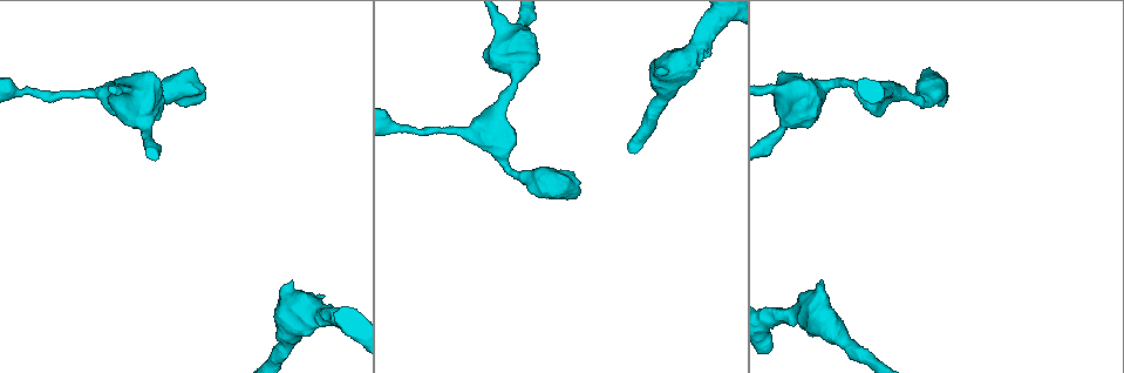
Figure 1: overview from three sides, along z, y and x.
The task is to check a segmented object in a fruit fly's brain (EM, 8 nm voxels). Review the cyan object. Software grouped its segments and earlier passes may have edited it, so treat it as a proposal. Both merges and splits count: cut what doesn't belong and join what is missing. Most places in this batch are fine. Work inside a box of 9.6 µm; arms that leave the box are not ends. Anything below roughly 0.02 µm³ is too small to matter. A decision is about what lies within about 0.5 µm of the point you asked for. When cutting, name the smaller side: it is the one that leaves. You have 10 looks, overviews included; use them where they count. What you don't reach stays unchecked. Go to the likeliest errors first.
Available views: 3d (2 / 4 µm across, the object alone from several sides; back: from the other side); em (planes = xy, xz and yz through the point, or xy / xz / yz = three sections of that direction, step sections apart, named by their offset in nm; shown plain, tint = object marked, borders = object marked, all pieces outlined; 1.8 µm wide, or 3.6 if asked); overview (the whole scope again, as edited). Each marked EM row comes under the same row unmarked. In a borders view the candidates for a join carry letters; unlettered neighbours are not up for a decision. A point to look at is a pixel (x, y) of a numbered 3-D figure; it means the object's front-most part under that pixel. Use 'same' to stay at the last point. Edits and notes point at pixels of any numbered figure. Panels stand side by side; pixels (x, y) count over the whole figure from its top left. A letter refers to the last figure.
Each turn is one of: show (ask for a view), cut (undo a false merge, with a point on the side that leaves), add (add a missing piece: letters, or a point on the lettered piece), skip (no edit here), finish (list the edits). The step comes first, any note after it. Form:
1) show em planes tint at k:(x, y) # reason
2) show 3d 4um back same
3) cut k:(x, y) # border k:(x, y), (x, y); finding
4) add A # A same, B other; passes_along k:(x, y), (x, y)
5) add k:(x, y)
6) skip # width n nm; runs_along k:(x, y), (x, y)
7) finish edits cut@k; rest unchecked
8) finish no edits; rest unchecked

show em planes borders at 1:(205, 98) # long arm stops here

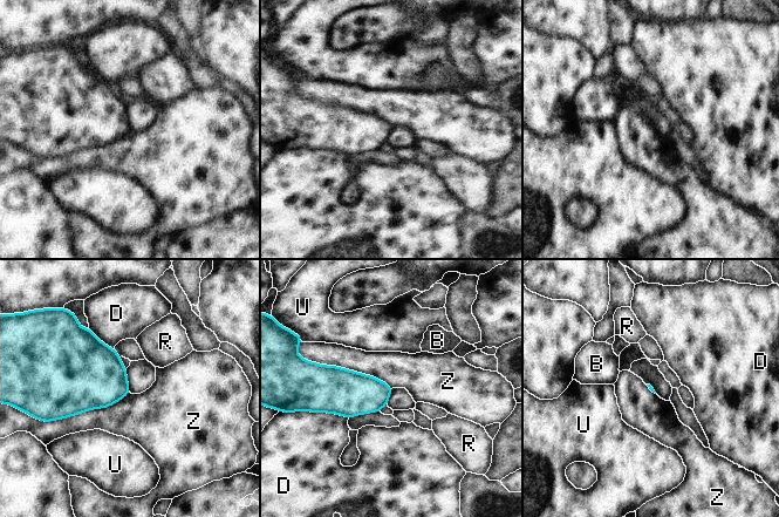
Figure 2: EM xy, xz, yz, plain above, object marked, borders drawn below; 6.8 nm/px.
skip # B other, D other, R other, U other, Z other; border 2:(315, 362), (373, 375), (391, 388); no lettered piece goes on from it

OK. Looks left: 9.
show em planes borders at 1:(502, 156) # calibre changes

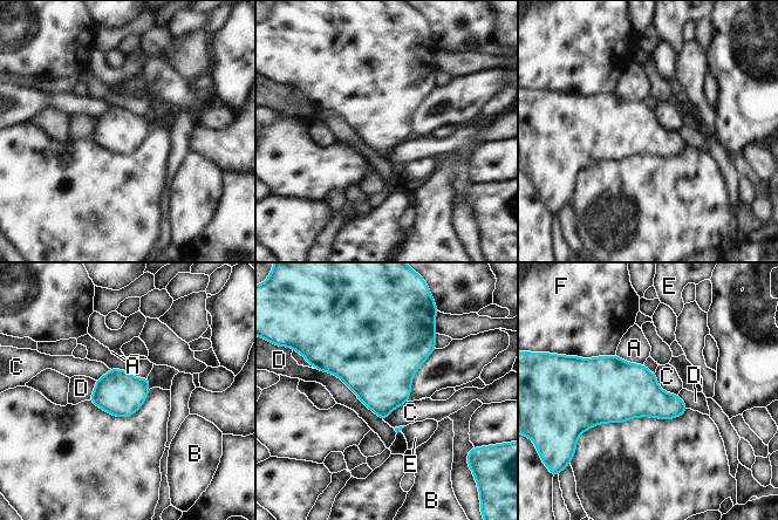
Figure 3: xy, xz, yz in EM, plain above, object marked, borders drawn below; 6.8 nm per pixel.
skip # A other, B other, C other, D other, E other, F other; border 3:(654, 373), (657, 384), (677, 396); continuous, no second neuron

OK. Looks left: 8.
show em planes tint at 1:(390, 128) # sudden change in width

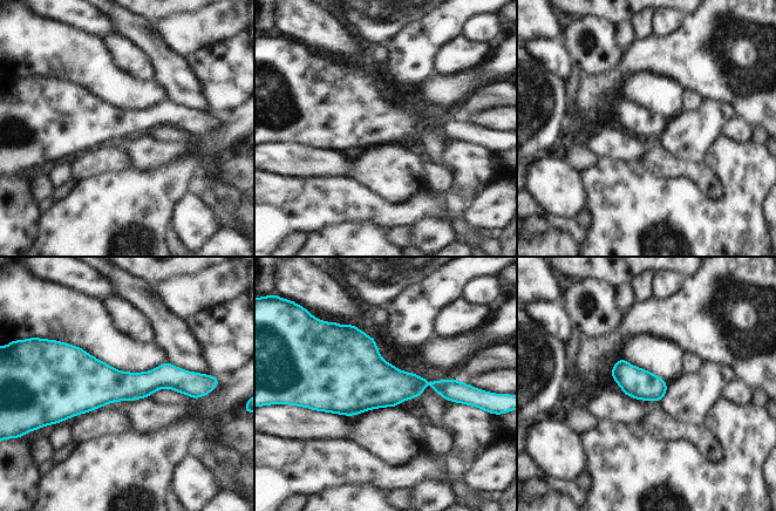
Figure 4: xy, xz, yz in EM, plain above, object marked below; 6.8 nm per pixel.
show em planes borders same # what lies round it

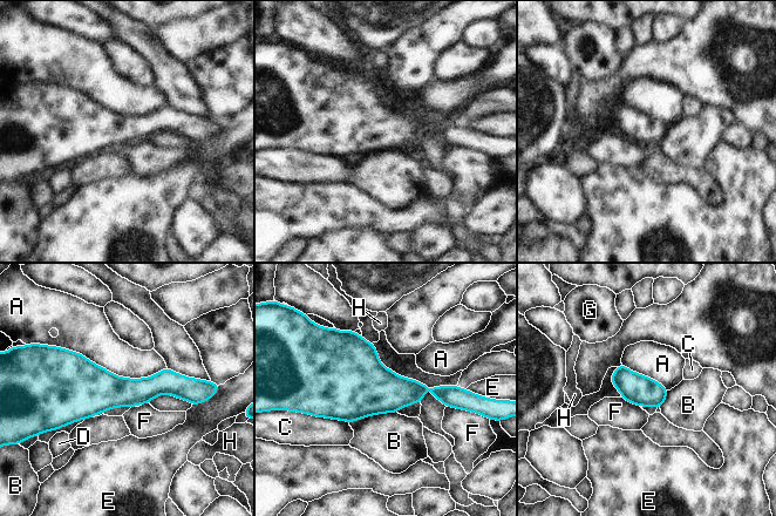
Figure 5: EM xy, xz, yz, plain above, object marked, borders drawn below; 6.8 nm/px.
skip # A other, B other, C other, D other, E other, F other, G other, H other; border 5:(446, 406), (465, 411); one neuron here

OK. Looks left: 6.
show em 3.6um planes borders at 1:(781, 89)

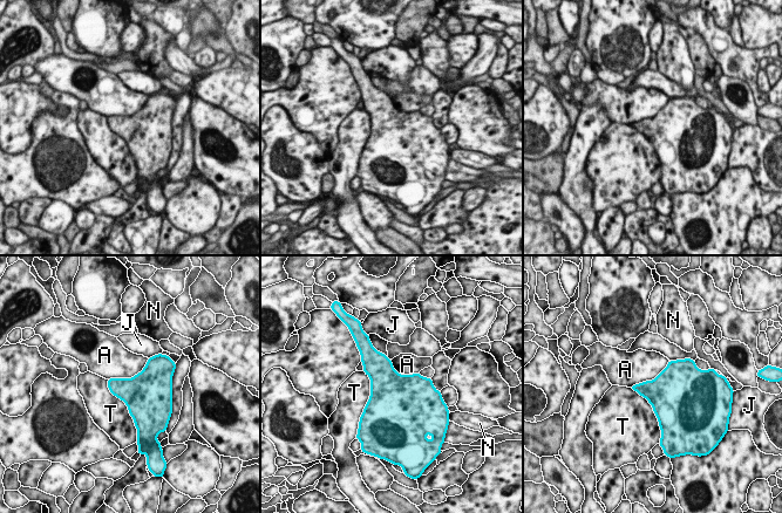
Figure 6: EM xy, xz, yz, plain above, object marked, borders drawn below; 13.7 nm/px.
skip # A other, J other, N other, T other; border 6:(149, 358), (131, 377), (108, 380); one neuron here

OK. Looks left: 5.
finish no edits; rest unchecked

